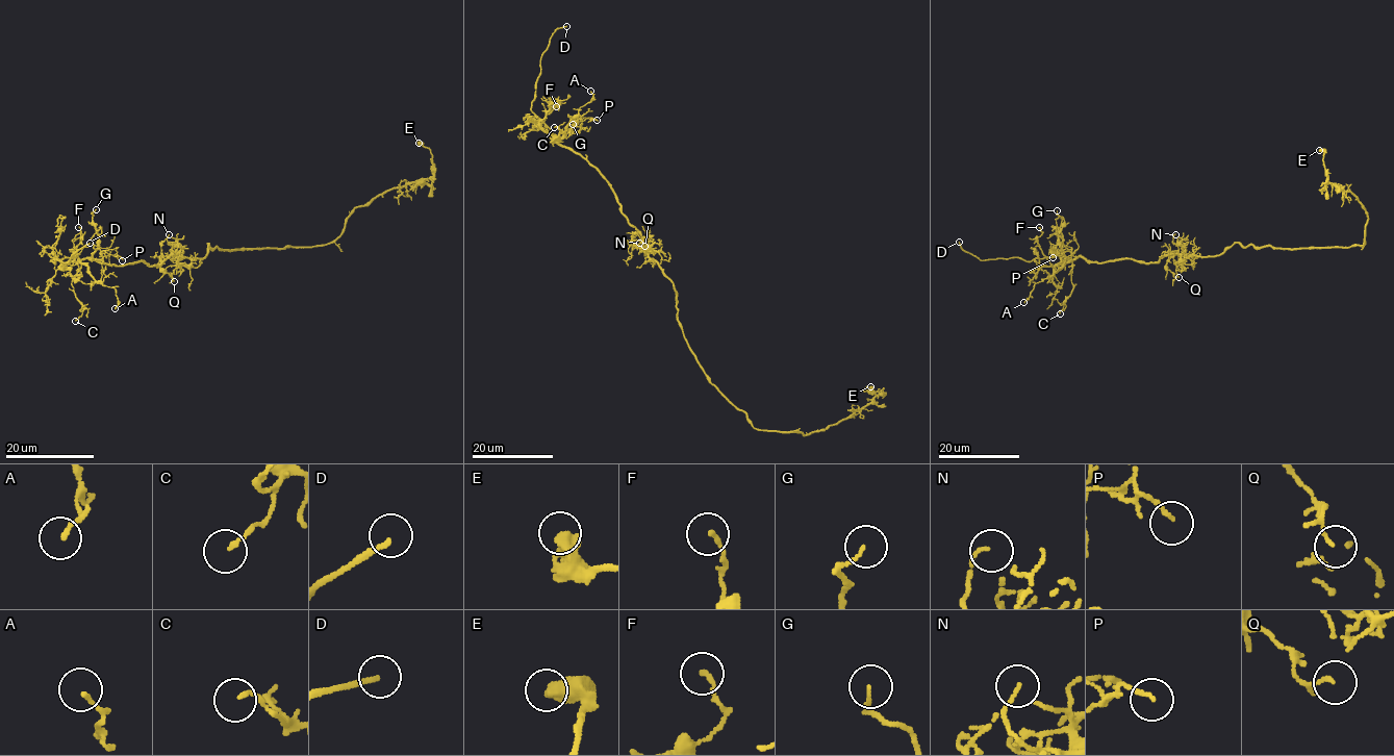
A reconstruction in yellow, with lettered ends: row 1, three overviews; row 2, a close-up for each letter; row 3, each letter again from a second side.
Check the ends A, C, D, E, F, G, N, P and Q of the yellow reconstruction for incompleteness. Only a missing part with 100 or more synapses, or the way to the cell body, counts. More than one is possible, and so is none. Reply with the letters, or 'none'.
D

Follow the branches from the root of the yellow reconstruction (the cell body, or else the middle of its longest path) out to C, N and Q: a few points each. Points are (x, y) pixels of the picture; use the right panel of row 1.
C: (1234, 243), (1214, 255), (1170, 252), (1148, 262), (1093, 262), (1078, 256), (1071, 263), (1073, 288), (1060, 313)
N: (1234, 243), (1218, 254), (1188, 255), (1172, 242), (1175, 234)
Q: (1234, 243), (1214, 255), (1172, 255), (1166, 268), (1179, 277)

